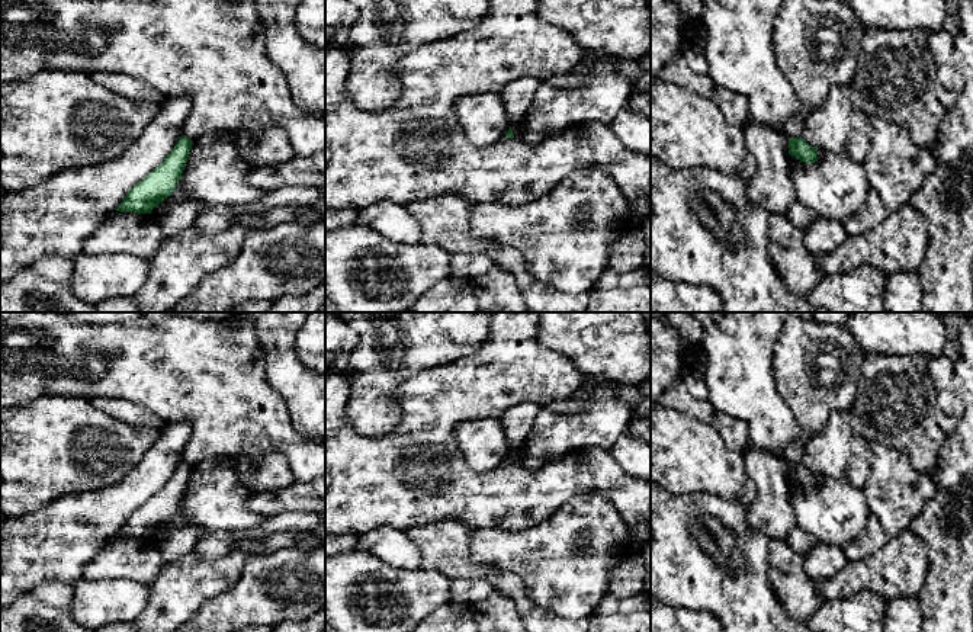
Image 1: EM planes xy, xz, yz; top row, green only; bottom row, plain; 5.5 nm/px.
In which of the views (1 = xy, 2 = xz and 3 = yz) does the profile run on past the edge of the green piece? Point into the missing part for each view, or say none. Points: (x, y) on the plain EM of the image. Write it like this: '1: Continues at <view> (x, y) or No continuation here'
1: No continuation here
2: No continuation here
3: No continuation here

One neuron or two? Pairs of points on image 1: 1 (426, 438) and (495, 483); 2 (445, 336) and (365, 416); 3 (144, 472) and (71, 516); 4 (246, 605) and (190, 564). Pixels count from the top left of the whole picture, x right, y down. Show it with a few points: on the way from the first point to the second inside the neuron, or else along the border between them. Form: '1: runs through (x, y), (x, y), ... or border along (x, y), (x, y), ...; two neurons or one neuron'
1: runs through (445, 446), (456, 455), (456, 464), (477, 483); one neuron
2: runs through (421, 345), (375, 393); one neuron
3: runs through (127, 490), (108, 509), (89, 516); one neuron
4: border along (244, 570), (230, 587), (214, 594), (198, 609); two neurons

